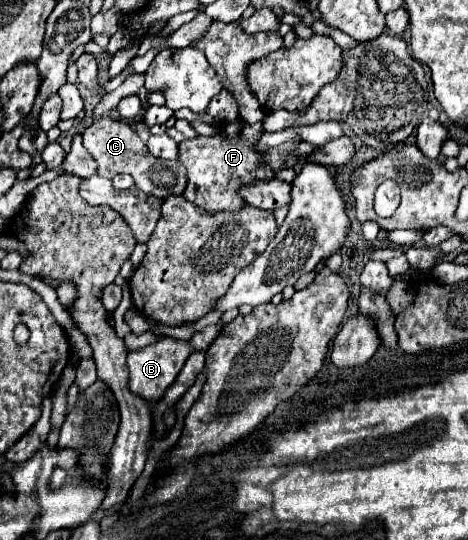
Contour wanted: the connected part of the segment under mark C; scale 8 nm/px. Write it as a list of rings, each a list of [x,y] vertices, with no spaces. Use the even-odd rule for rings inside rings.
[[[109,117],[97,119],[83,131],[83,145],[97,161],[97,175],[101,177],[113,179],[119,173],[127,173],[143,193],[155,195],[159,199],[167,199],[169,195],[183,195],[183,189],[187,189],[187,171],[183,165],[179,165],[179,161],[153,157],[141,137],[127,123]]]

